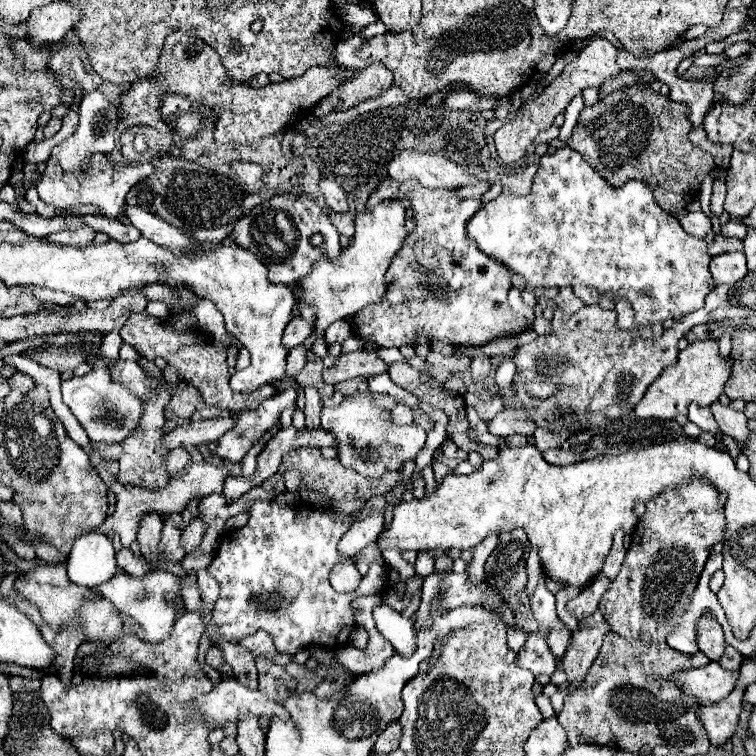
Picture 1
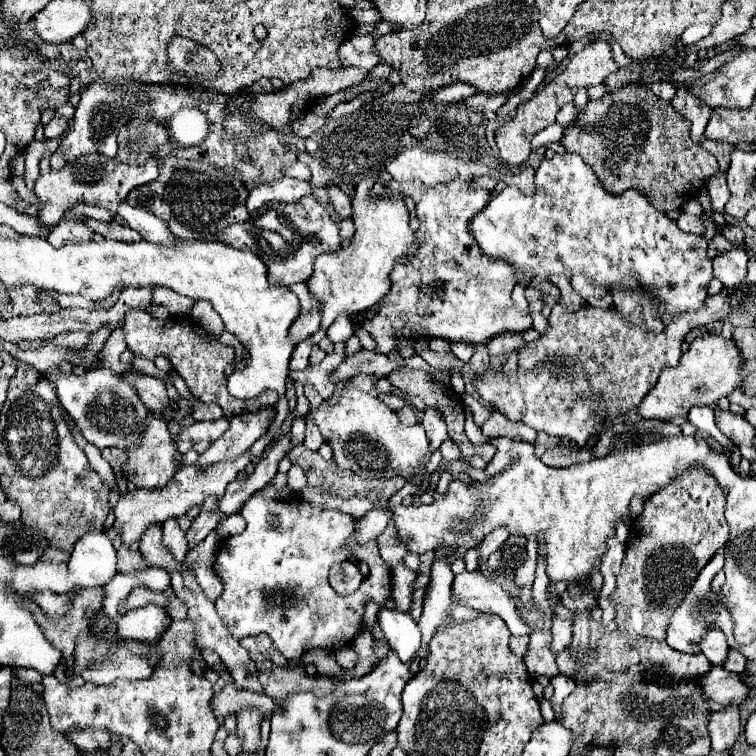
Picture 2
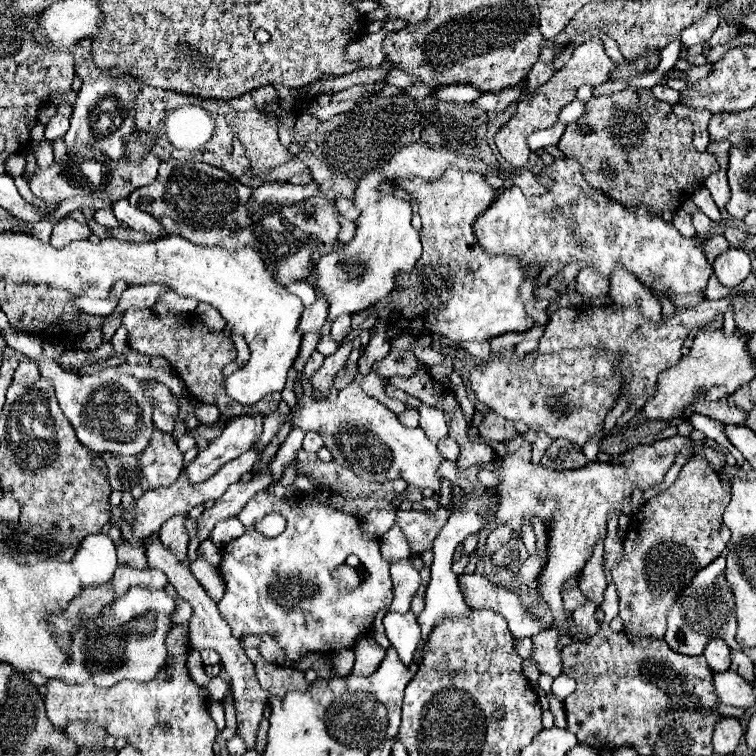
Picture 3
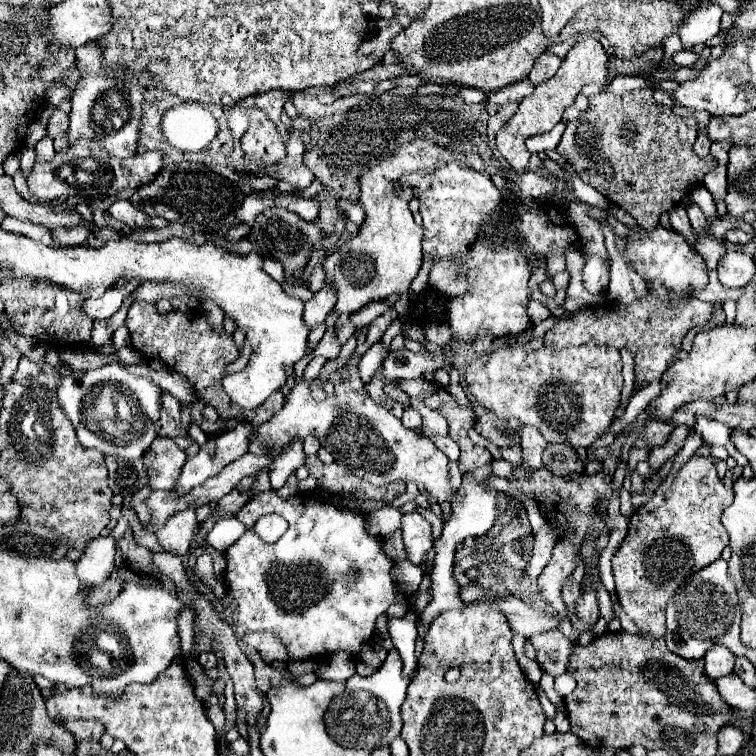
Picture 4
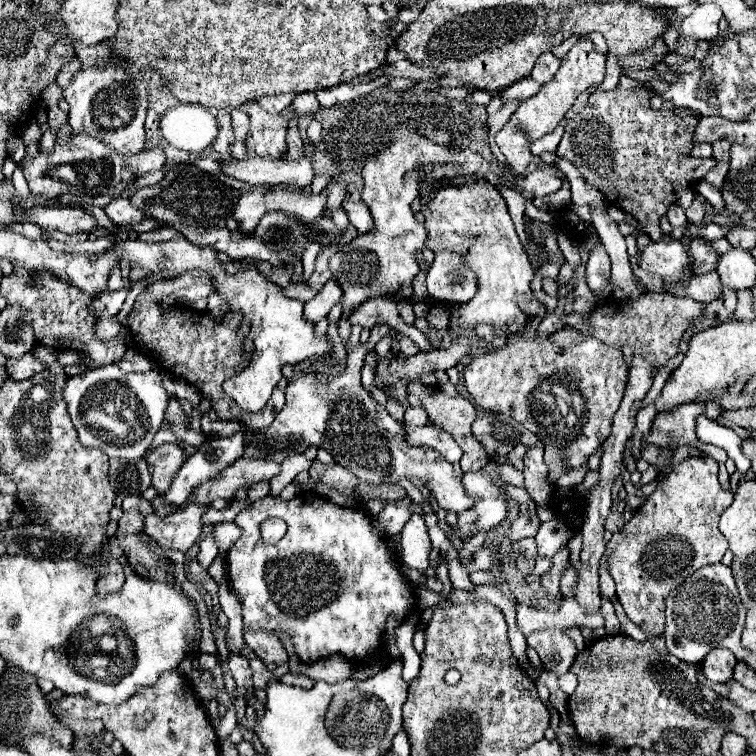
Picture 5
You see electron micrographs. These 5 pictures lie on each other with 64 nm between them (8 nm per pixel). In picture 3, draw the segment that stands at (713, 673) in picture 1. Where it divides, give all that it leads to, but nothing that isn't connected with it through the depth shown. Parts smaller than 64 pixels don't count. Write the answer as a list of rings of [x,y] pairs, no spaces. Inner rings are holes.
[[[714,672],[714,692],[718,700],[726,706],[750,708],[754,704],[752,686],[734,672]]]

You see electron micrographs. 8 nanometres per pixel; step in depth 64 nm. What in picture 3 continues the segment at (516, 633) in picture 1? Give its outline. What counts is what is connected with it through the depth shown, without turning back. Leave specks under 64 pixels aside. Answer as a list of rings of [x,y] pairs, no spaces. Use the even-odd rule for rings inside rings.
[[[530,638],[514,640],[514,650],[516,650],[522,658],[530,658],[530,656],[532,656],[532,640],[530,640]]]

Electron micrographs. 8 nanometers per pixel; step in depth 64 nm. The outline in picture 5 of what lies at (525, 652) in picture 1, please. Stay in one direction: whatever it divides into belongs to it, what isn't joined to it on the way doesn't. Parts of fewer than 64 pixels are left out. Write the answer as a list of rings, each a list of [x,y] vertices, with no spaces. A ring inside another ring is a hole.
[[[542,630],[526,636],[528,646],[532,646],[546,672],[554,674],[566,674],[574,662],[576,656],[576,646],[574,642],[564,634],[564,630]]]

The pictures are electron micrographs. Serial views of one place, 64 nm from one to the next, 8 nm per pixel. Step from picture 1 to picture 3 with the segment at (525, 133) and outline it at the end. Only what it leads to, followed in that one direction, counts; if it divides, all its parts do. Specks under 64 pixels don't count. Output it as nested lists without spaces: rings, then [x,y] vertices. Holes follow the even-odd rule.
[[[594,36],[588,42],[576,46],[574,52],[572,52],[572,56],[570,56],[570,60],[546,84],[542,84],[540,88],[536,88],[534,94],[530,96],[530,100],[522,100],[518,104],[516,114],[510,118],[510,122],[504,124],[496,132],[496,146],[498,146],[500,154],[502,154],[502,158],[506,162],[510,162],[514,168],[522,168],[528,162],[528,156],[530,156],[528,136],[534,130],[546,130],[546,128],[550,128],[558,120],[558,112],[576,98],[576,90],[582,84],[594,84],[594,86],[598,86],[598,84],[602,84],[602,82],[608,80],[608,74],[612,70],[616,70],[616,64],[606,54],[604,44],[602,44],[600,38]]]

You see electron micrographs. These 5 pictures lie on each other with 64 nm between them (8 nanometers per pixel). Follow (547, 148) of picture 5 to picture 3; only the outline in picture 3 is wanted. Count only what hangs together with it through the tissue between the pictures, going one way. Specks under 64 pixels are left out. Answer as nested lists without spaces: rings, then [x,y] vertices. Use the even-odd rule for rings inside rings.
[[[556,122],[552,128],[538,130],[532,136],[528,136],[528,146],[532,150],[540,150],[540,148],[546,148],[546,146],[554,146],[560,140],[562,134],[564,134],[564,124]]]

